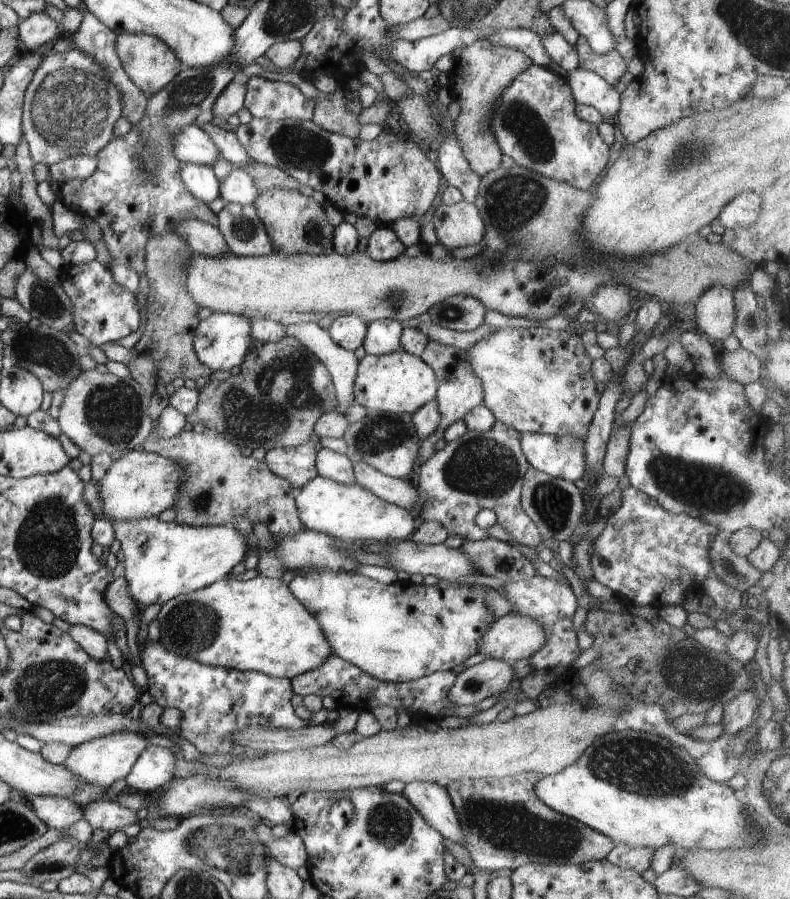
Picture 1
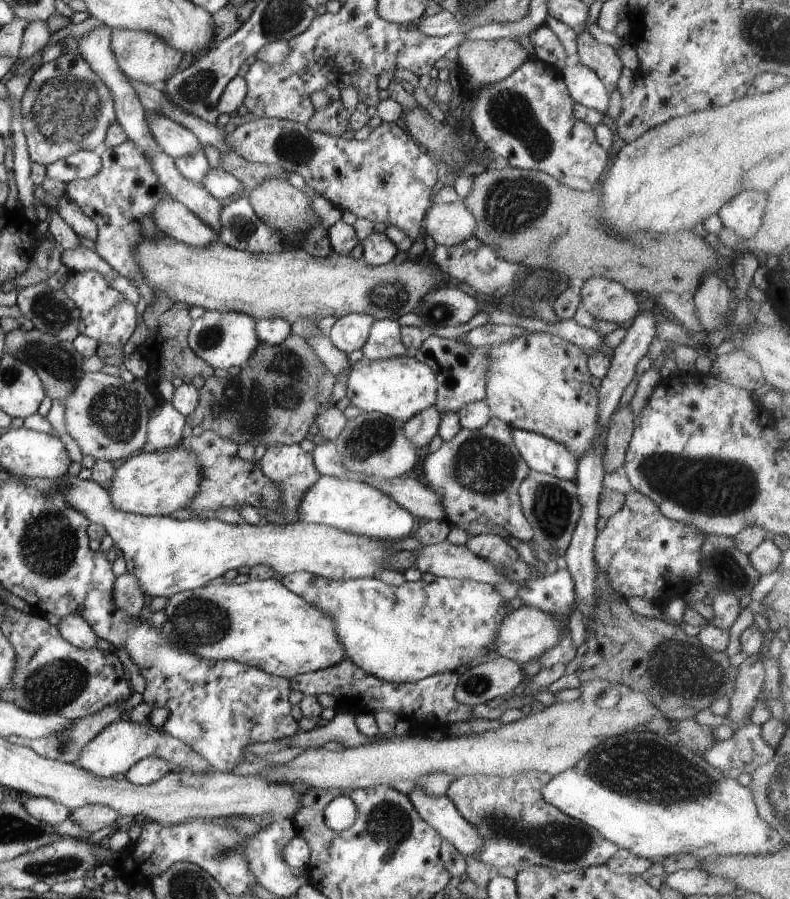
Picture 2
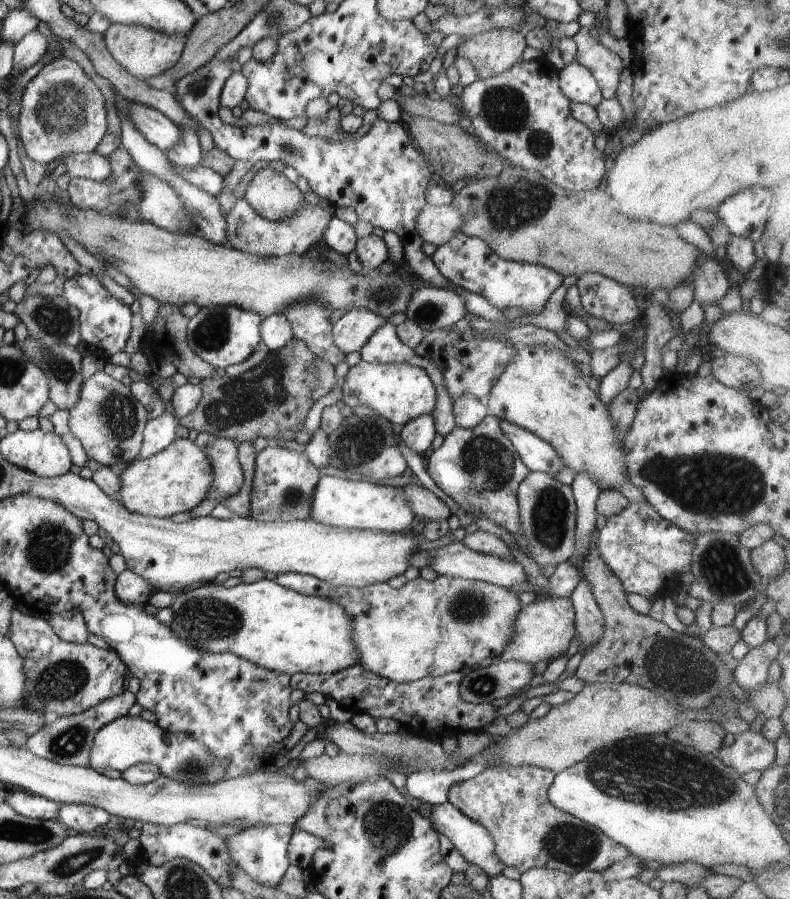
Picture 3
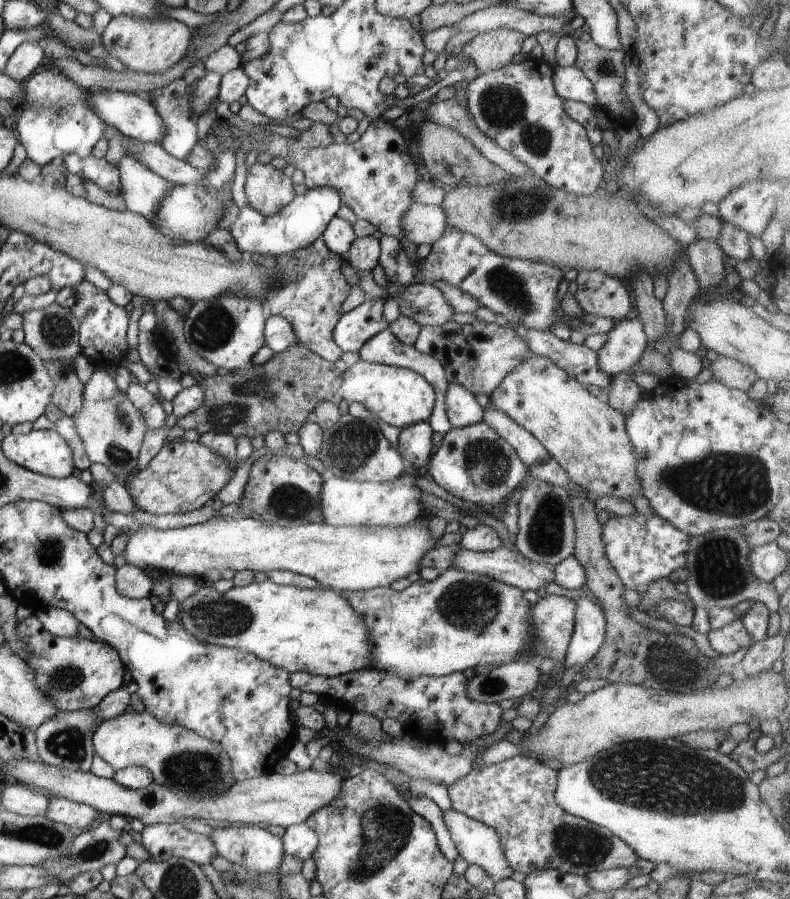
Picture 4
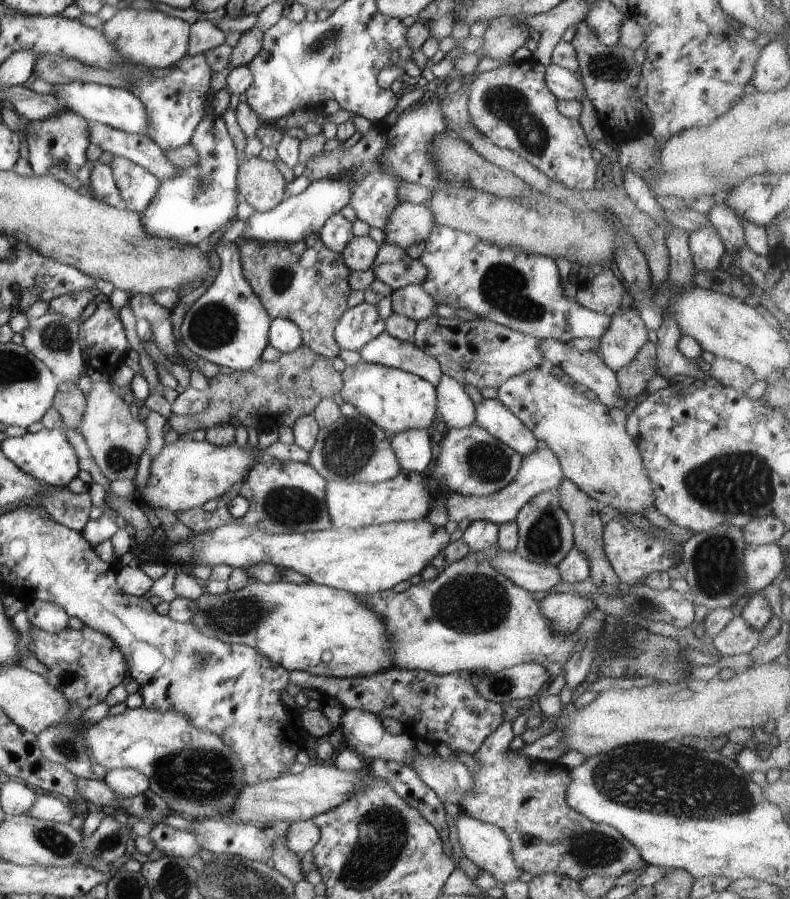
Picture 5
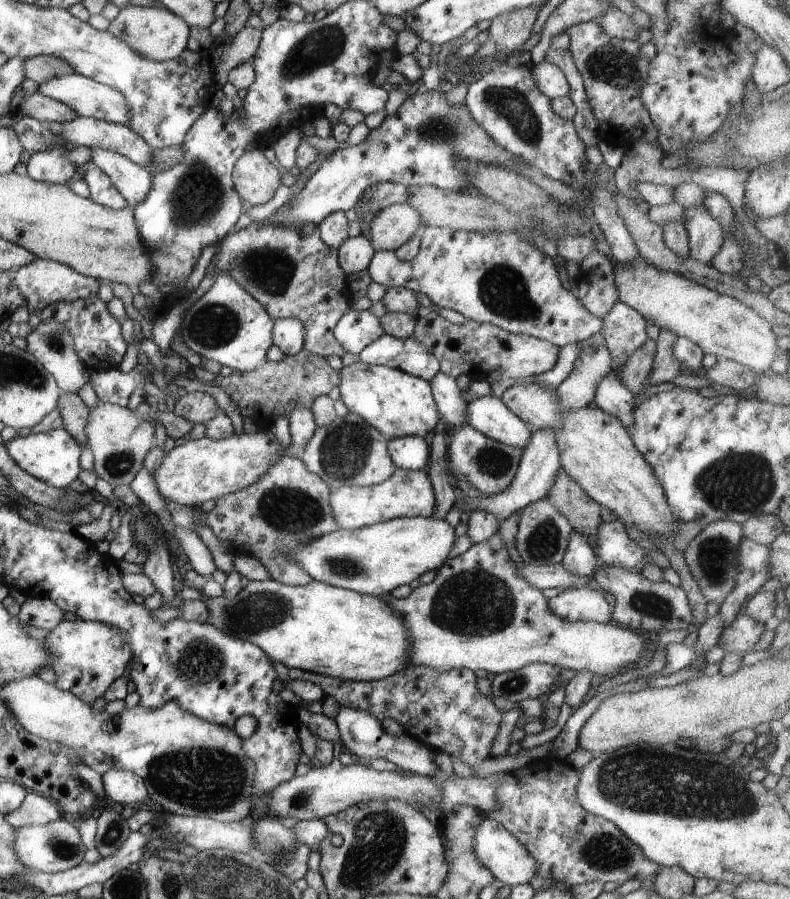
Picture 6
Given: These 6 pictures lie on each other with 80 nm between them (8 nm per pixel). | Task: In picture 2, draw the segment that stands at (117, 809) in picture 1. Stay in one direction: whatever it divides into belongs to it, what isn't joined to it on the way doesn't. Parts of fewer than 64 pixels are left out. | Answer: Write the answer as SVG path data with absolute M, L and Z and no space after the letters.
M96 804L76 808L76 810L72 810L70 814L72 814L70 820L80 826L82 830L89 832L90 835L108 826L113 826L117 829L122 823L127 821L127 819L122 814L118 814L116 810Z

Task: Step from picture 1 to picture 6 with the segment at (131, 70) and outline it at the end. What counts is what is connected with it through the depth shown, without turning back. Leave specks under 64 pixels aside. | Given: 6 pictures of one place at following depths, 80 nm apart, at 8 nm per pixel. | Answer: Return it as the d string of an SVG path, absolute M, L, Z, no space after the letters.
M128 6L122 8L120 13L108 26L108 32L122 40L132 51L146 60L166 62L178 58L187 49L191 27L165 7Z

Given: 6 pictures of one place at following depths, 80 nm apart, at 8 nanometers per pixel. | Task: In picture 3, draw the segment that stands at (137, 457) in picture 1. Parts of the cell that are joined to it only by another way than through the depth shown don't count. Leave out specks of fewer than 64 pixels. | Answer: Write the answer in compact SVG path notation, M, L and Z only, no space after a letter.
M176 438L168 448L150 456L134 460L119 469L120 503L129 512L148 517L167 518L189 512L206 499L214 482L214 470L208 456L188 438Z

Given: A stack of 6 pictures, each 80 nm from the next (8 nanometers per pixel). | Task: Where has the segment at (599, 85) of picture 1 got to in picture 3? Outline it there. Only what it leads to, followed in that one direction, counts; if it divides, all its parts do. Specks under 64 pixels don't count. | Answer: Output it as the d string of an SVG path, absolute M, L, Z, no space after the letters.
M572 62L559 71L560 88L571 102L584 103L598 108L604 100L604 94L588 68Z

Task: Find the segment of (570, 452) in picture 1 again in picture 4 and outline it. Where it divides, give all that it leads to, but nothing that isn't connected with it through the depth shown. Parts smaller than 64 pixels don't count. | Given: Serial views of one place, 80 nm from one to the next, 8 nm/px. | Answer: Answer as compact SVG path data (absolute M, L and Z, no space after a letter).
M488 404L484 409L483 420L487 426L494 428L494 432L498 432L498 436L502 436L502 439L512 446L526 467L532 466L532 464L536 466L538 462L546 462L552 458L550 452L546 450L540 440L536 439L536 436L519 426L502 410L496 410L494 406Z

